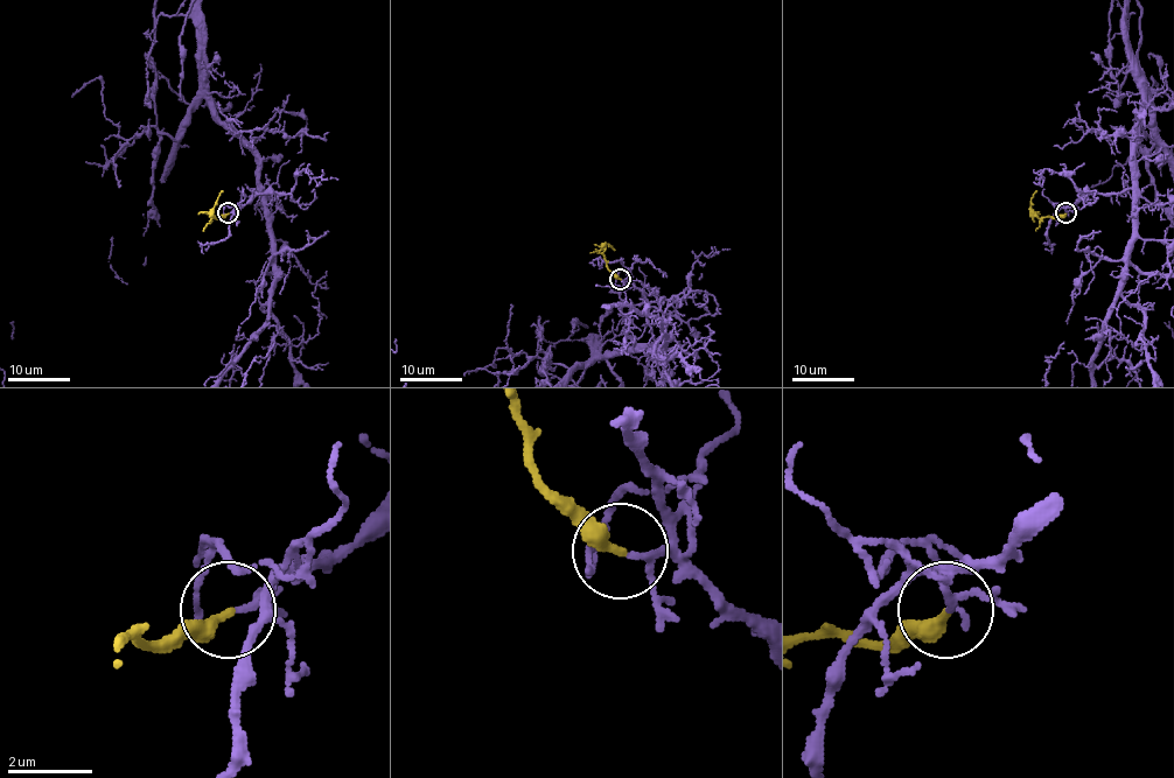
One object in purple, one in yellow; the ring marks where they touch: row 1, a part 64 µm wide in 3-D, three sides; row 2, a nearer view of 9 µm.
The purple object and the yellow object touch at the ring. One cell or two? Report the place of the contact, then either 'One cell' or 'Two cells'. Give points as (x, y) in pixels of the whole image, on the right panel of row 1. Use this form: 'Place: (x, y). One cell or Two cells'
Place: (1066, 212). One cell

